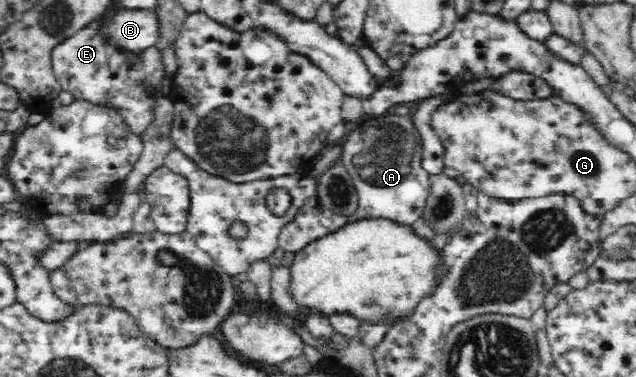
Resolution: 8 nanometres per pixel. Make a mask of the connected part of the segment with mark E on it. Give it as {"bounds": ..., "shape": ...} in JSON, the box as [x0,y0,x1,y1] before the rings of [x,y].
{"bounds":[51,20,165,137],"shape":[[[98,20],[91,22],[85,28],[76,31],[67,39],[62,39],[58,44],[55,44],[51,51],[51,66],[58,83],[62,90],[69,91],[76,99],[87,99],[91,102],[103,104],[103,106],[115,106],[119,108],[120,113],[126,119],[128,127],[134,133],[140,133],[141,137],[145,137],[143,131],[145,127],[151,123],[151,108],[156,97],[149,96],[147,87],[155,85],[161,87],[161,81],[165,75],[165,67],[162,62],[162,55],[155,47],[149,47],[142,56],[142,63],[137,64],[137,60],[125,52],[119,52],[113,45],[107,45],[102,38],[102,35],[96,31],[98,28]]]}

